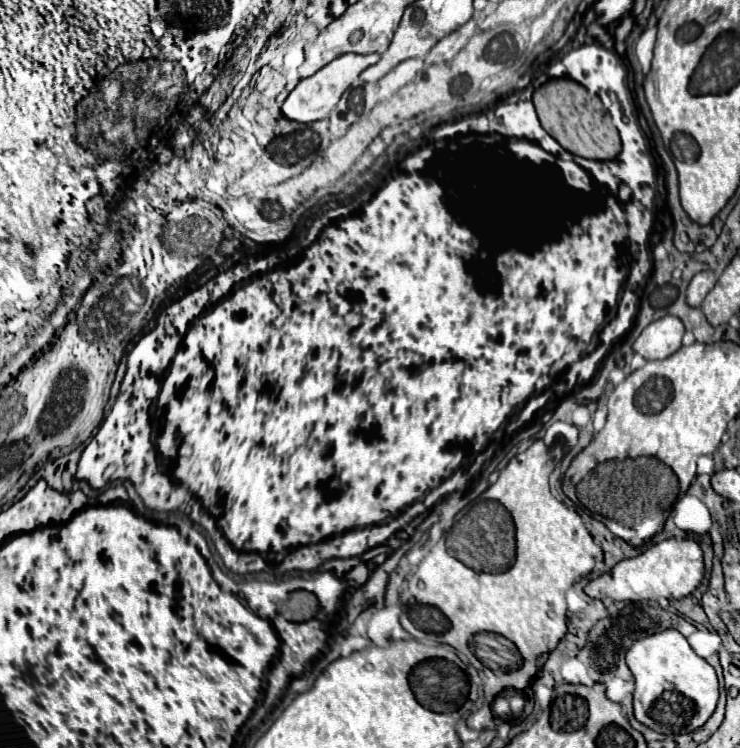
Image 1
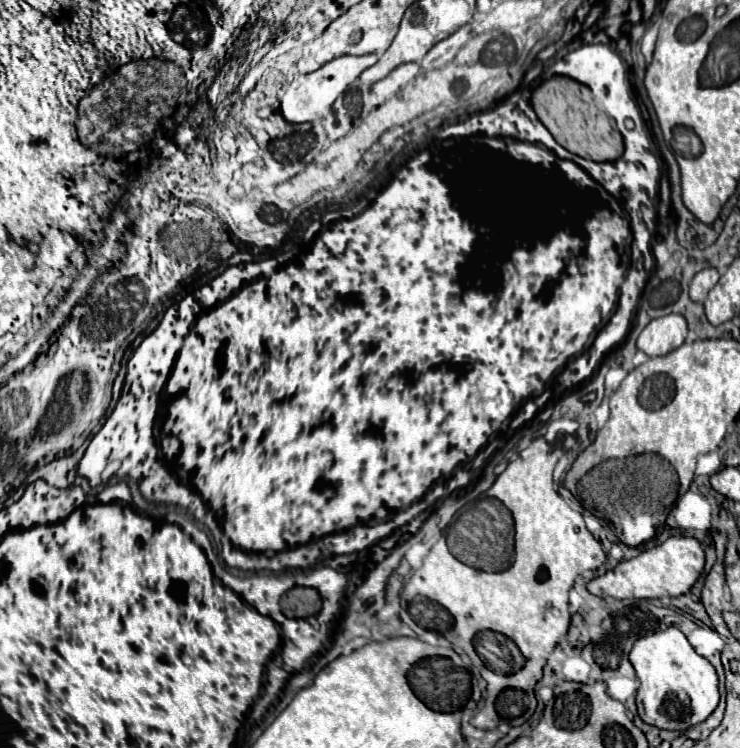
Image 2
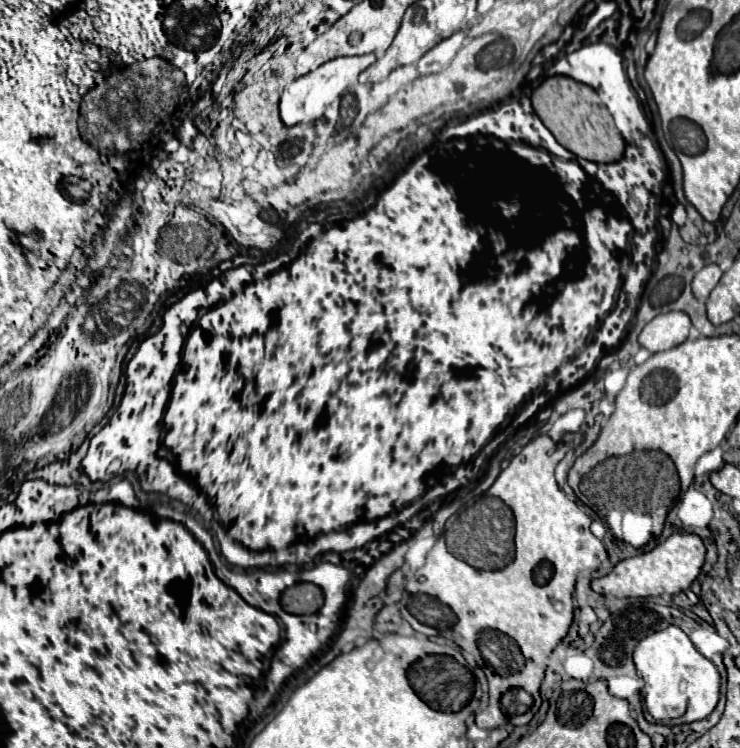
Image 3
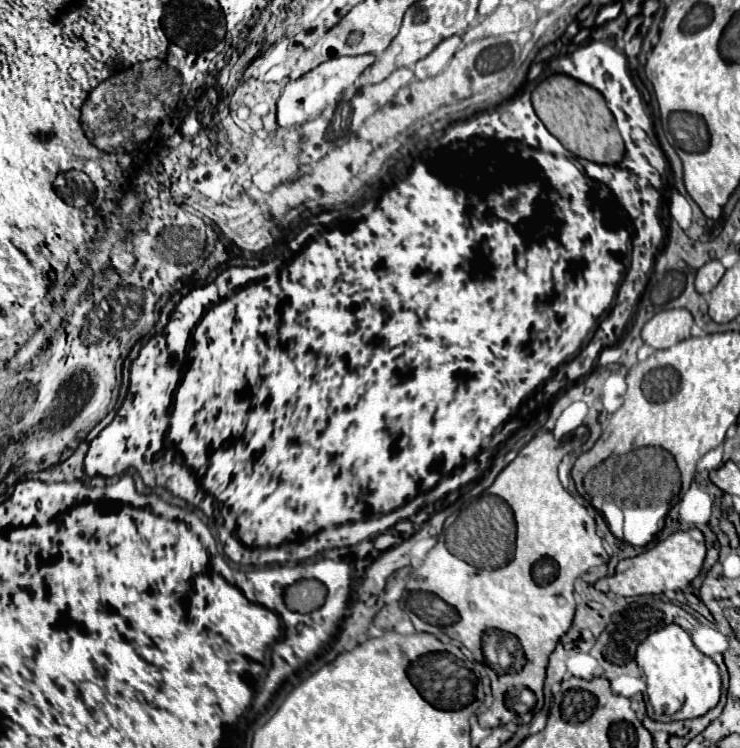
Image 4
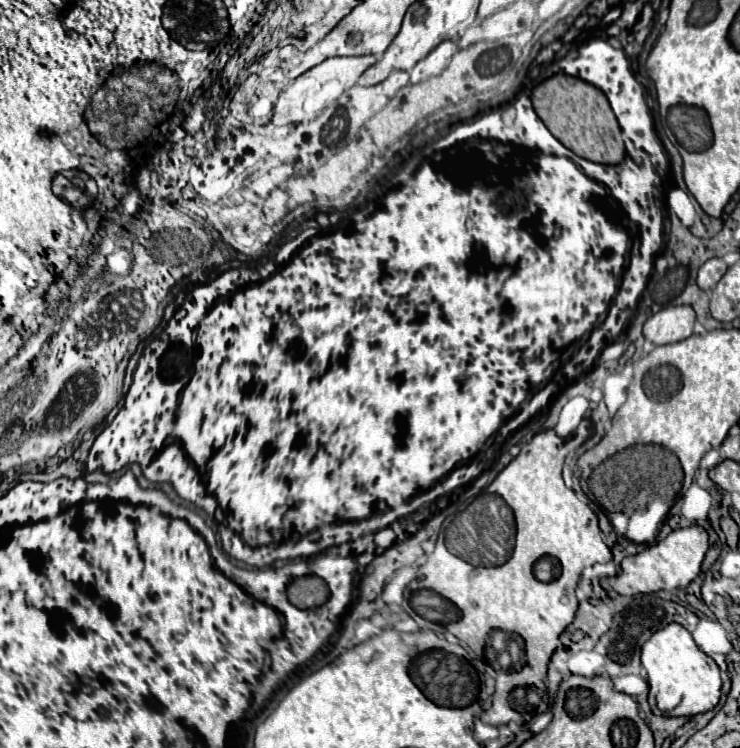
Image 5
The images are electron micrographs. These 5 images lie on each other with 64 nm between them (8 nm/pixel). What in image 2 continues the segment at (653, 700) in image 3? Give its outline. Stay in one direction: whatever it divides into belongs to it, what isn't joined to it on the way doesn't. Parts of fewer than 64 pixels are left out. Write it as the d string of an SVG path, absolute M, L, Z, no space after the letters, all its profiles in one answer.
M674 626L640 638L630 652L630 664L640 680L636 694L638 716L650 726L684 732L704 722L718 706L718 676L714 666L696 654L688 638Z

